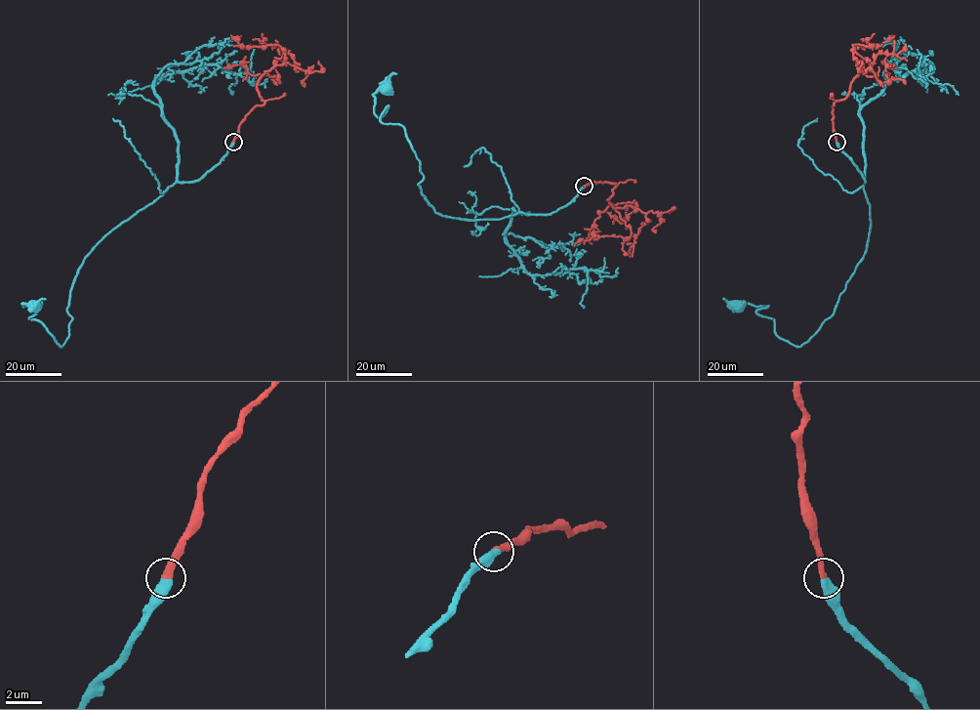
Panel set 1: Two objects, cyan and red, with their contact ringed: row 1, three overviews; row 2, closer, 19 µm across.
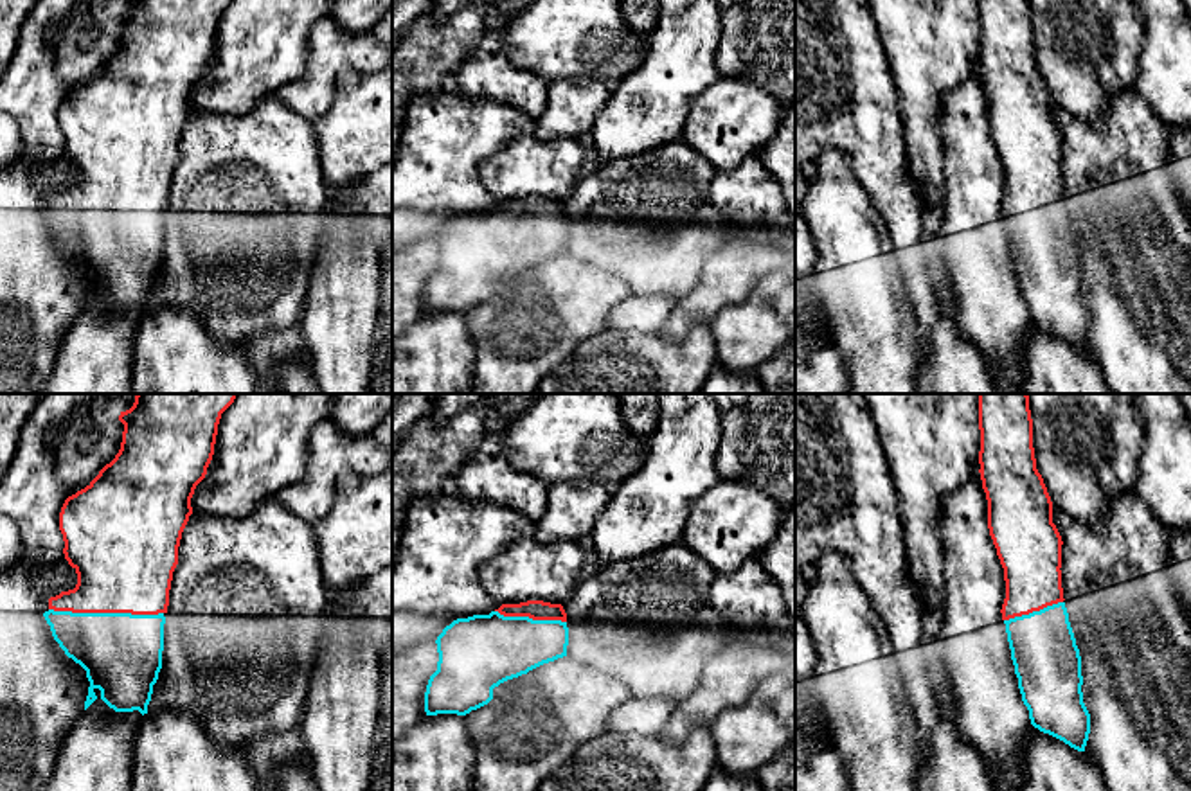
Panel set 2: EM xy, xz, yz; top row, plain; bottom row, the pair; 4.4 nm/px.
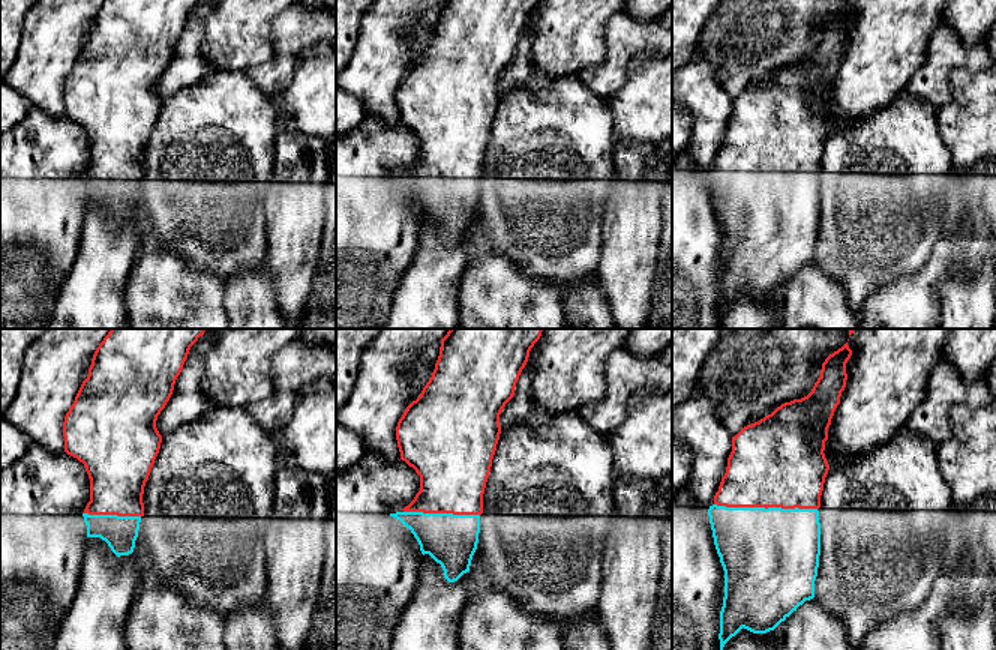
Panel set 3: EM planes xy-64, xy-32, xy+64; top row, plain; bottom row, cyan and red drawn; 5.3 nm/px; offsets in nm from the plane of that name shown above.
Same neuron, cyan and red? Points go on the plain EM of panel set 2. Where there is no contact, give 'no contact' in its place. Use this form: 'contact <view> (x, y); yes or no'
contact xy (107, 211); yes

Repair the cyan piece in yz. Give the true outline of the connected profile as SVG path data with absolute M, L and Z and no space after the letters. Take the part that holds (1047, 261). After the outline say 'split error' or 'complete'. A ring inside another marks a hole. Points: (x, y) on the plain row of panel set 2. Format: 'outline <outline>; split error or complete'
outline M979 0L981 27L981 77L988 97L988 126L1004 165L1006 196L1002 201L1002 218L1006 221L1007 239L1022 298L1029 307L1034 325L1049 331L1078 349L1085 349L1090 331L1090 311L1083 300L1081 253L1069 219L1061 185L1061 133L1052 120L1052 99L1036 67L1033 45L1033 16L1029 0Z; split error

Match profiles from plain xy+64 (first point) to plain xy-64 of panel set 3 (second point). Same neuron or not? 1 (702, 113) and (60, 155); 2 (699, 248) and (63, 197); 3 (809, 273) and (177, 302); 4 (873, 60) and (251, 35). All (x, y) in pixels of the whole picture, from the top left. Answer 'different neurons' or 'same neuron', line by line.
1: different neurons
2: same neuron
3: same neuron
4: same neuron

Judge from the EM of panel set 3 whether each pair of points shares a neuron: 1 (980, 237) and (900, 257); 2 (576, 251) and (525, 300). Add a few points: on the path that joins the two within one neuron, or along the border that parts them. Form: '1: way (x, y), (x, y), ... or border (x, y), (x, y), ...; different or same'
1: border (938, 239), (929, 260), (917, 272), (906, 275); different
2: border (515, 263), (531, 278), (546, 278), (558, 284); different

